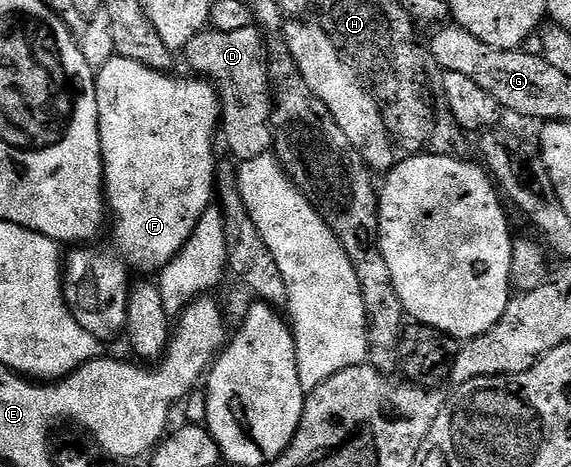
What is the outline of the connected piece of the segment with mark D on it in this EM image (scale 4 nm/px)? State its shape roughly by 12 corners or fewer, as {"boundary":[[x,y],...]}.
{"boundary":[[257,26],[201,31],[184,49],[218,90],[238,161],[274,146],[272,71]]}

